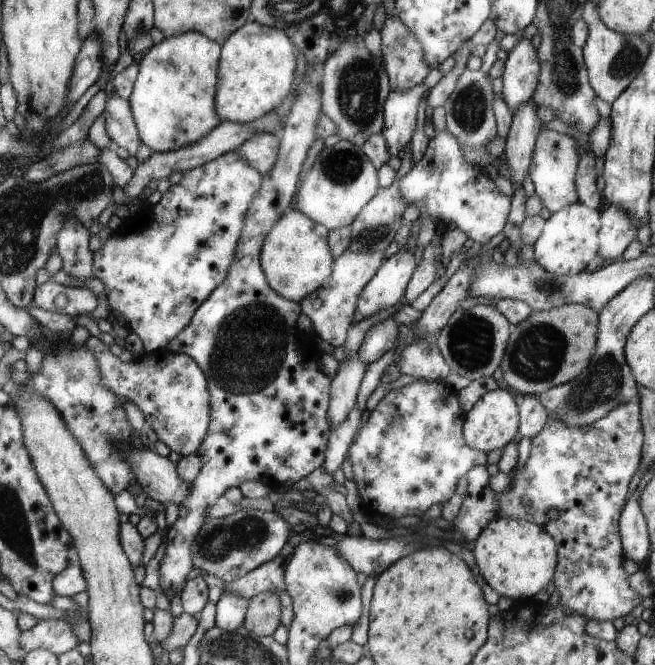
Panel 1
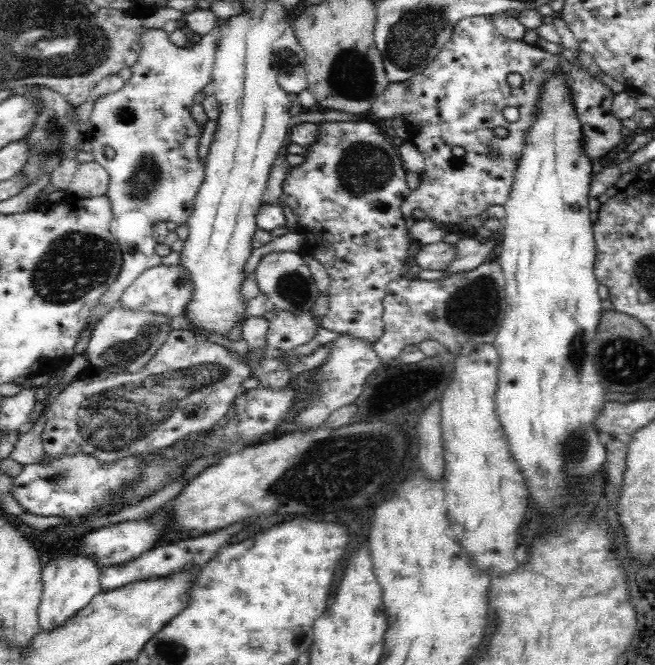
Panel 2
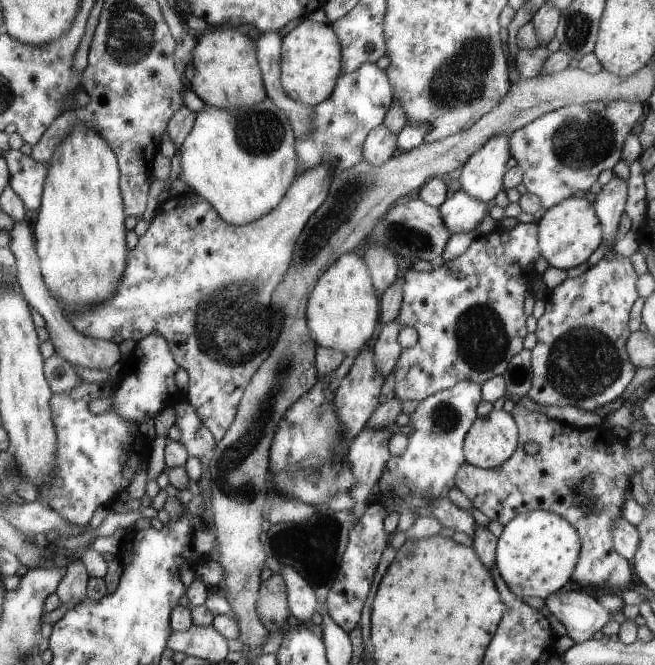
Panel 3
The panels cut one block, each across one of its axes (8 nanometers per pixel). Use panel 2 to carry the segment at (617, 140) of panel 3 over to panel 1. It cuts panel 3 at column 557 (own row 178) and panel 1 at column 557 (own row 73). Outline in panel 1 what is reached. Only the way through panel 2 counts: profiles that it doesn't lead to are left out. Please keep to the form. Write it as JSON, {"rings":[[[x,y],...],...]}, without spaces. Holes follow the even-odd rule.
{"rings":[[[553,130],[539,132],[529,162],[528,175],[534,186],[535,194],[541,198],[541,204],[549,212],[554,213],[566,205],[579,202],[575,182],[577,162],[579,162],[579,144],[575,139]]]}

